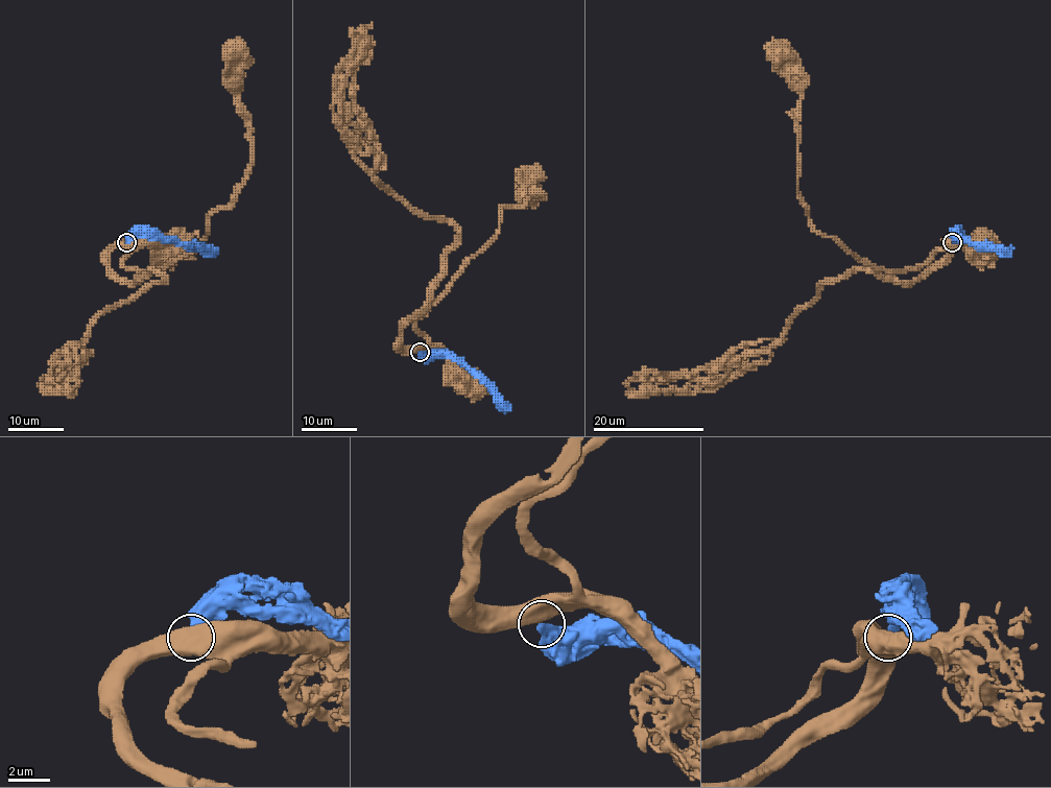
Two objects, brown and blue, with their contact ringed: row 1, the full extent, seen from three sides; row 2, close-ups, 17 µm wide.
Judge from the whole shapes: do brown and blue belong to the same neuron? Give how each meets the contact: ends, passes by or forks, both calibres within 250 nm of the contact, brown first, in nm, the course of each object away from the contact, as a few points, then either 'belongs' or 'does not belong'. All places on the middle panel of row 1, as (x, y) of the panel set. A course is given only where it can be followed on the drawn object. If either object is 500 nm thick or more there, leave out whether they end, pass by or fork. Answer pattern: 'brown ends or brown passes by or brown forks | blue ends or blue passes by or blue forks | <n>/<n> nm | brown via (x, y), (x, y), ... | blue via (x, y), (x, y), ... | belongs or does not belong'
800/360 nm | brown via (420, 351), (428, 340), (415, 323), (493, 238), (500, 212), (544, 197), (531, 199), (525, 176) | blue via (420, 351), (453, 357), (463, 362), (509, 411) | does not belong

